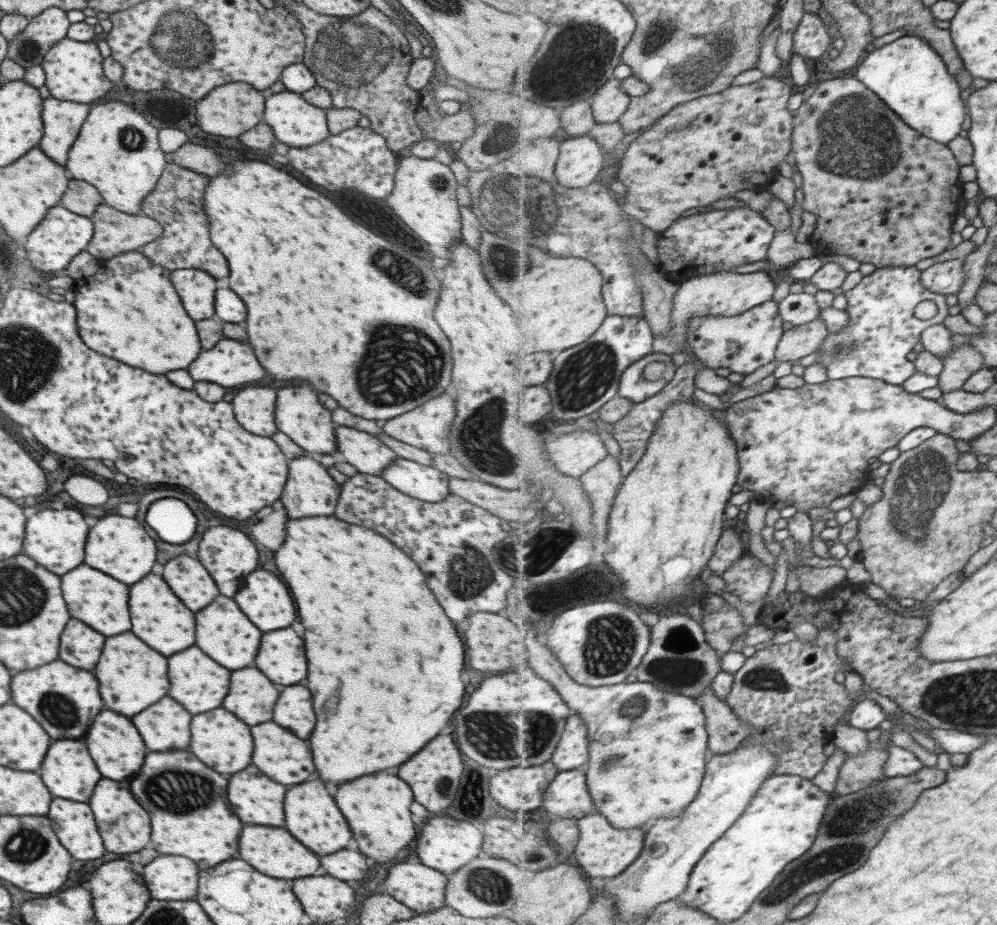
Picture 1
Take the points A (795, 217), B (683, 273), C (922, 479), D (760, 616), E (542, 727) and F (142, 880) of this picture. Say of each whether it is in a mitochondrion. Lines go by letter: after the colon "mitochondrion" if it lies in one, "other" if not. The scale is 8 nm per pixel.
A: other
B: other
C: mitochondrion
D: other
E: mitochondrion
F: other

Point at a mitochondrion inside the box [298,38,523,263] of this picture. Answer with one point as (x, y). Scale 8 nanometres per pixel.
(414, 249)

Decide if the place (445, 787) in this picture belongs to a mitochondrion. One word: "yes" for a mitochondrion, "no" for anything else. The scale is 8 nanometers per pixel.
yes

